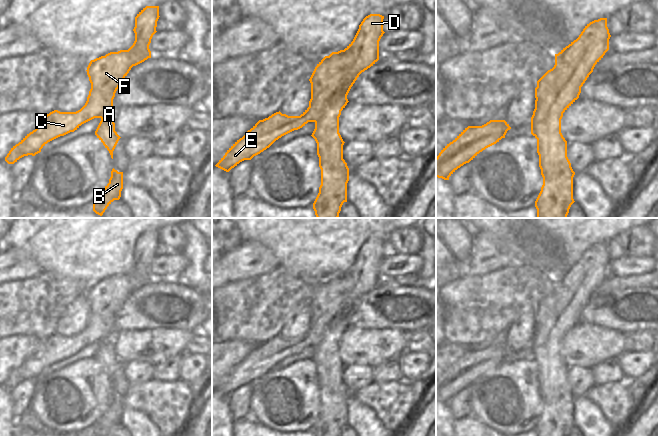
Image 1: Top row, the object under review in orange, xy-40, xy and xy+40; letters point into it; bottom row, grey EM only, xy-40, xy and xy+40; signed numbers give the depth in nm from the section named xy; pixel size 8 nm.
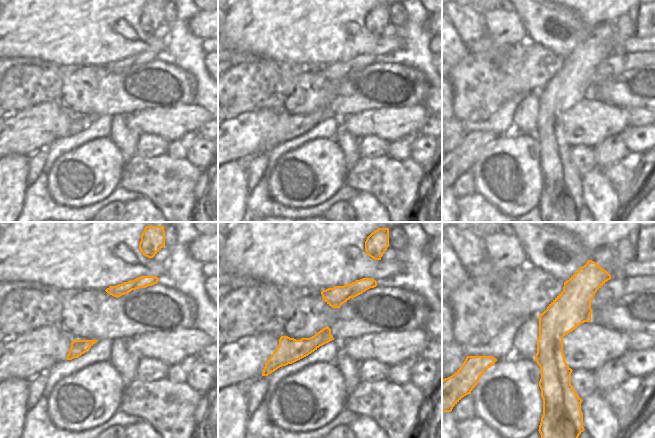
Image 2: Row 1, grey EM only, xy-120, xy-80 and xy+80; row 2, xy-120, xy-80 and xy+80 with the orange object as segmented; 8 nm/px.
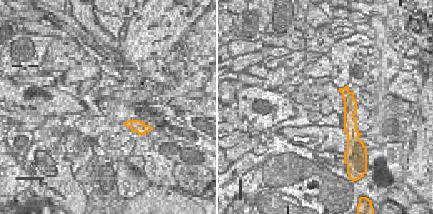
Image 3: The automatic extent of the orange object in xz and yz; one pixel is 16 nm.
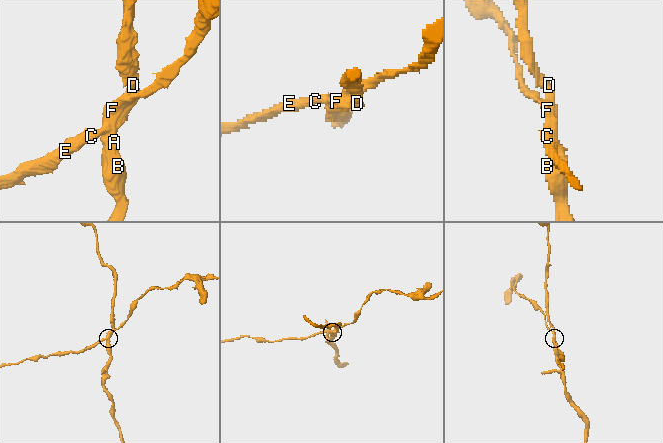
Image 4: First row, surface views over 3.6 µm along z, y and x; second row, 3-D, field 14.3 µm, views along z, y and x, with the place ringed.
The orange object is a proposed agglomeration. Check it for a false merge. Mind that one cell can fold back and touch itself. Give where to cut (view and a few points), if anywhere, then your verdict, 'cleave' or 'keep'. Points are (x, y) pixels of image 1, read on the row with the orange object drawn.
cut in xy along (341, 59), (346, 71), (345, 86), (315, 122); cleave

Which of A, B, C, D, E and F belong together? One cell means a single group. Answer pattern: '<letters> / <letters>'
A B D / C E F

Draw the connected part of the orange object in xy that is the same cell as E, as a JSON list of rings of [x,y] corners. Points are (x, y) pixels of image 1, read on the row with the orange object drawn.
[[[325,56],[315,67],[309,81],[311,83],[311,99],[309,107],[300,116],[288,116],[280,111],[272,114],[268,118],[259,120],[245,135],[237,140],[225,153],[225,155],[215,165],[216,167],[229,172],[244,160],[251,160],[254,156],[260,154],[269,148],[276,140],[282,136],[302,128],[308,122],[316,122],[325,113],[331,101],[345,87],[345,77],[347,71],[345,63],[342,60],[330,60]]]

